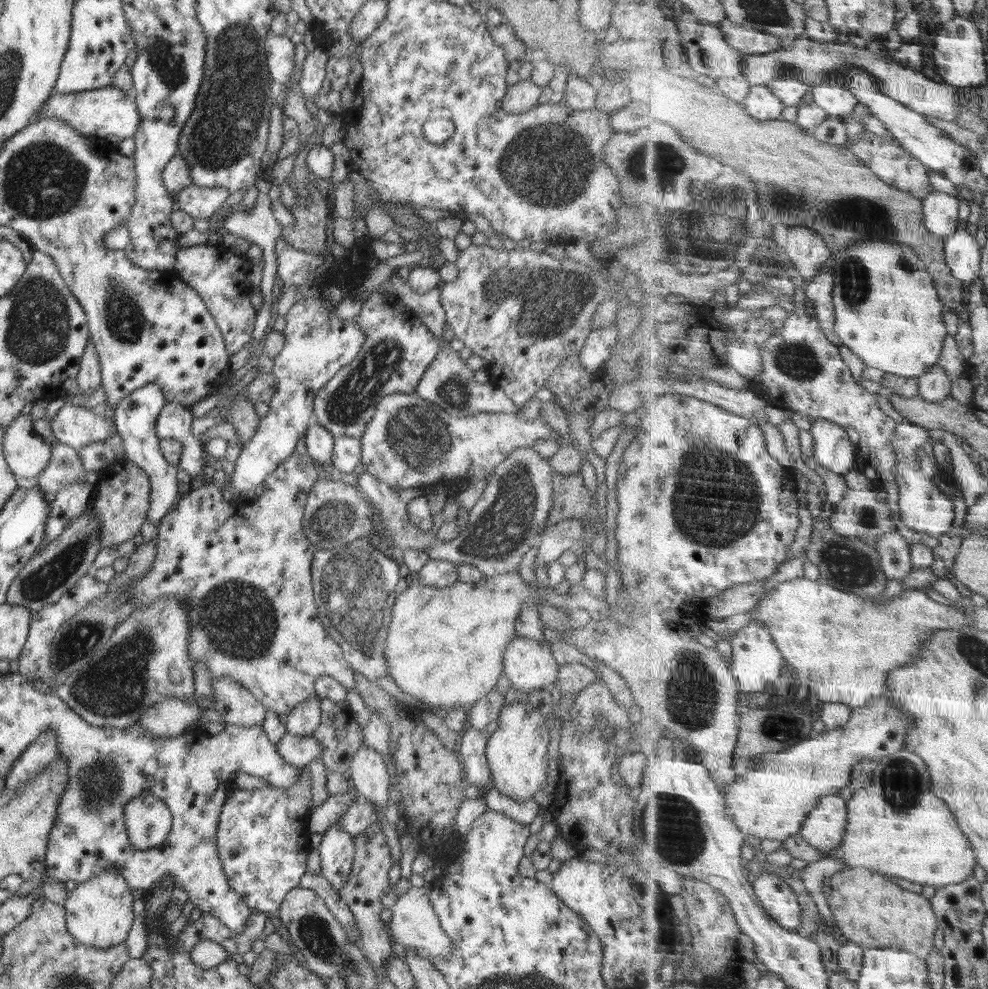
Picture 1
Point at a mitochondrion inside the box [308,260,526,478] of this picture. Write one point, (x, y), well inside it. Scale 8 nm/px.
(354, 395)

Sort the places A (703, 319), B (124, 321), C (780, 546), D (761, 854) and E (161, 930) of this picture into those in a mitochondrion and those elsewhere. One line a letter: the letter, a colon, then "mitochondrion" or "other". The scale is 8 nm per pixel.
A: other
B: mitochondrion
C: other
D: other
E: other

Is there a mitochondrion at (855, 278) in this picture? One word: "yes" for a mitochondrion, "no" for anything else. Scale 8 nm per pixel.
yes

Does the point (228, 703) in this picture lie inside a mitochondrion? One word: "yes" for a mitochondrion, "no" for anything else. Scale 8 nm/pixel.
yes

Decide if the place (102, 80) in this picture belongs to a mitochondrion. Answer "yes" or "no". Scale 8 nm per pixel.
no

